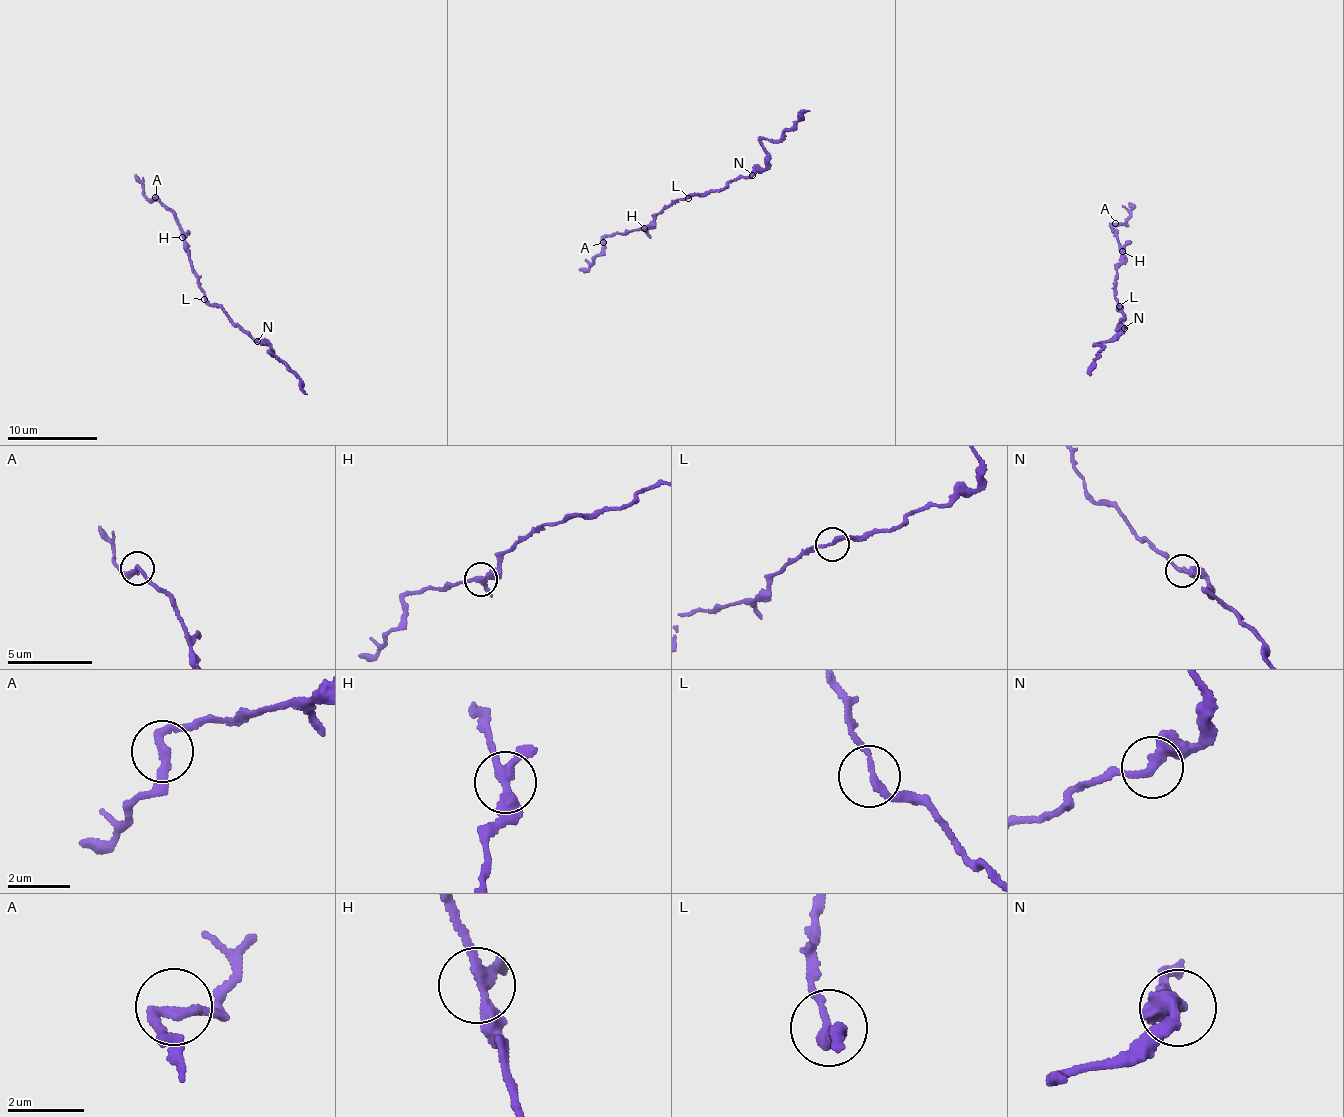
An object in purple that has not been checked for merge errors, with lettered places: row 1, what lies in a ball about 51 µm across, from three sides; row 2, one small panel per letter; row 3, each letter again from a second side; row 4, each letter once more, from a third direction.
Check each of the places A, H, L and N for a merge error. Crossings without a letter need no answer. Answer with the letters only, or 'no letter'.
no letter

